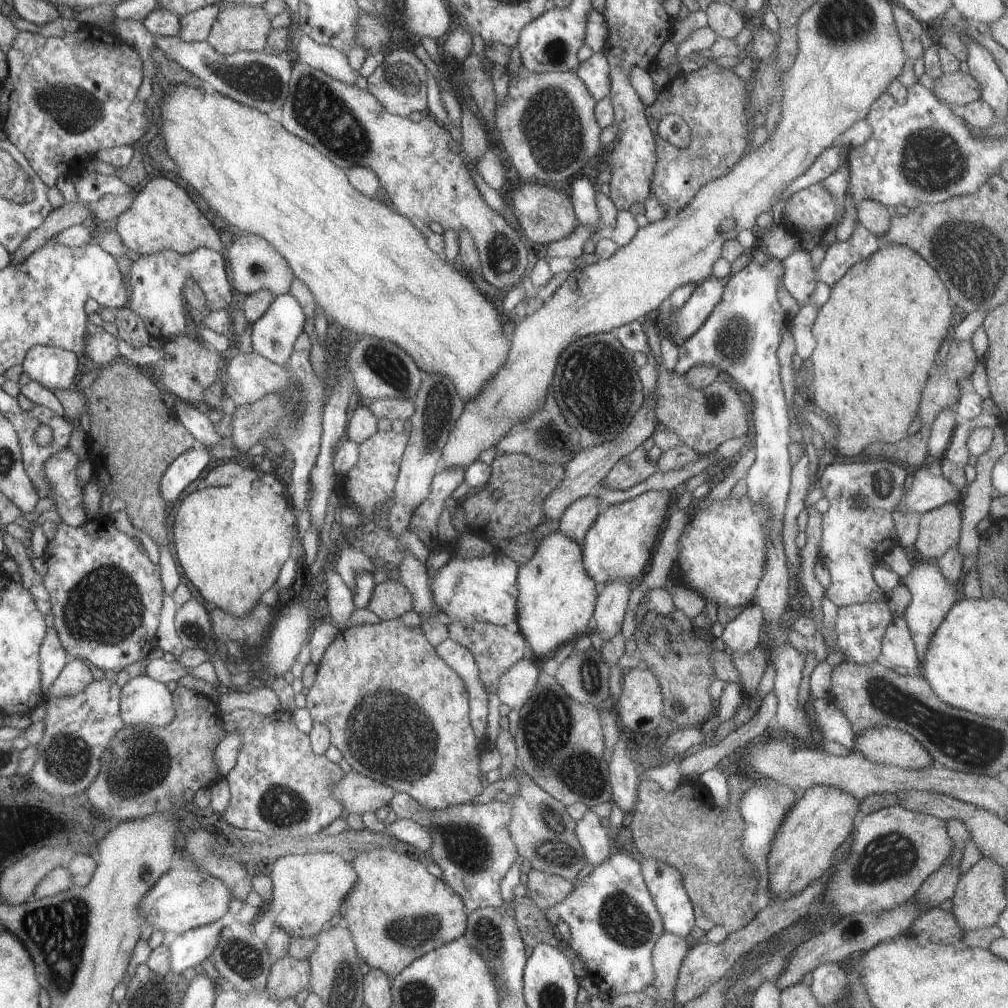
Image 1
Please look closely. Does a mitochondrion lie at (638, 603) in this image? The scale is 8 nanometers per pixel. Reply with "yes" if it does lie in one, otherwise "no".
no

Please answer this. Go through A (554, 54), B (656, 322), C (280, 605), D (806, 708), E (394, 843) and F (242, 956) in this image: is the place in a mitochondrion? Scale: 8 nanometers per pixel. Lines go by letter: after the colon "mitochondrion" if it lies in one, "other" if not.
A: mitochondrion
B: other
C: other
D: other
E: other
F: mitochondrion

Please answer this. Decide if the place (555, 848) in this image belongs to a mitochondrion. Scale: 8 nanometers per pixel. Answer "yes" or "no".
yes

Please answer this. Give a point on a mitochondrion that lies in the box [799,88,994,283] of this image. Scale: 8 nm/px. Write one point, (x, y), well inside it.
(932, 160)

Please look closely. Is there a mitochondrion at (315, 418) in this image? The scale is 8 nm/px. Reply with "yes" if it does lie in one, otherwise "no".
no

